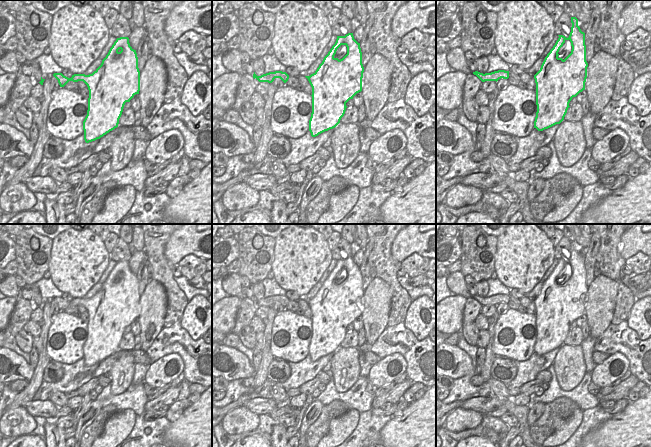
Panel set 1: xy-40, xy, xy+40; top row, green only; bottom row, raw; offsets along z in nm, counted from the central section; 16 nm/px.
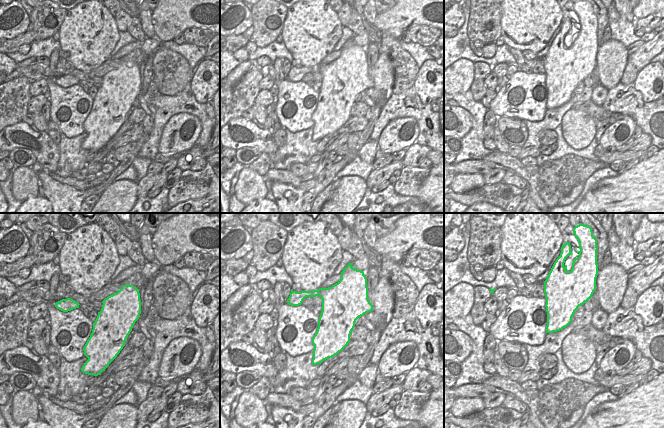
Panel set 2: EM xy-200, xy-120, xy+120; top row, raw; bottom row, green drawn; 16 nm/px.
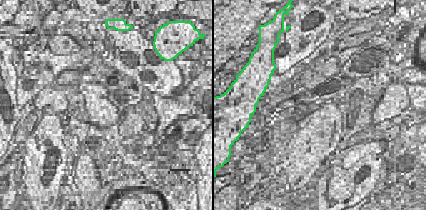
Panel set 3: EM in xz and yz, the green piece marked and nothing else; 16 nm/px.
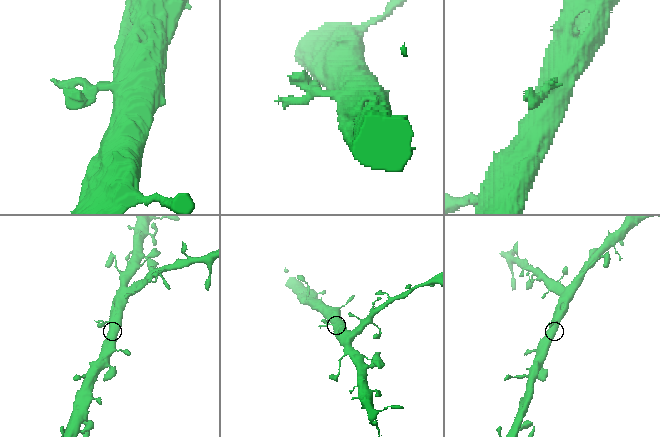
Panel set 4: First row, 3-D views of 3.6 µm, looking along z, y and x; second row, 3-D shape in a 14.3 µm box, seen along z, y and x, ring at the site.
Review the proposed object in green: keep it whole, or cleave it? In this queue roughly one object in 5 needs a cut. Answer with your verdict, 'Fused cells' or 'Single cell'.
Single cell

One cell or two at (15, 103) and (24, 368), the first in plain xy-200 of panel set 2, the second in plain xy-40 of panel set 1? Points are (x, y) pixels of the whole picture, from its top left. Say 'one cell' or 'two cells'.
two cells

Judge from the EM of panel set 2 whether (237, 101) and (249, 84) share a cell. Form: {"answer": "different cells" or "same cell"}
{"answer": "same cell"}

